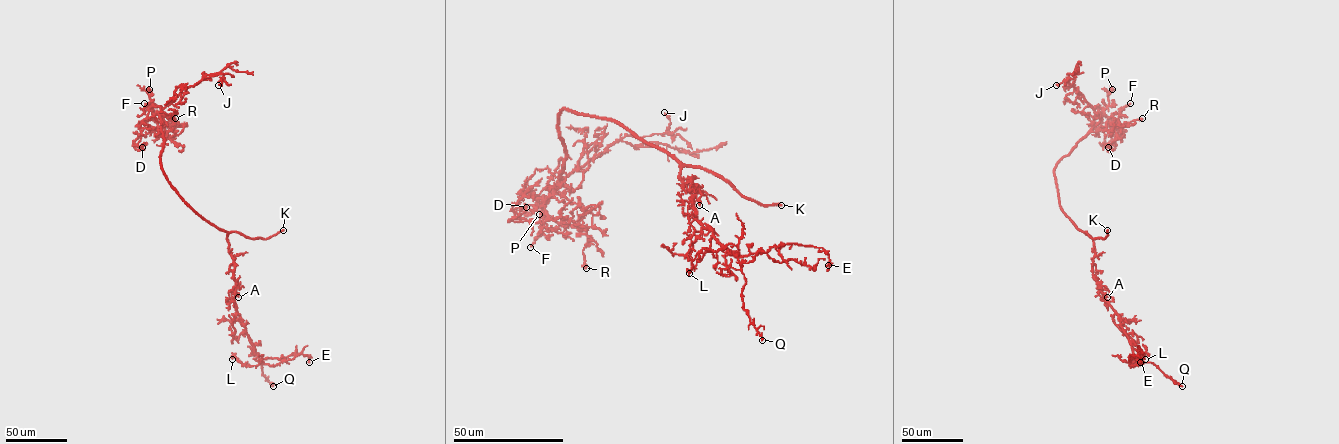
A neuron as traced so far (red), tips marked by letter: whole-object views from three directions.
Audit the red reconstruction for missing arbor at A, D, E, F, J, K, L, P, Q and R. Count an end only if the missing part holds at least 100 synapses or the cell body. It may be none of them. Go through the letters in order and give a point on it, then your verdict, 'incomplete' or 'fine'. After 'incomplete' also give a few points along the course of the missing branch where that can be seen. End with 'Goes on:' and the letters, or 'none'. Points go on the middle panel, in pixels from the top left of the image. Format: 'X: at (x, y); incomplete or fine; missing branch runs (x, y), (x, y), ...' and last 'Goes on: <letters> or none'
A: at (699, 205); fine
D: at (526, 207); fine
E: at (828, 265); fine
F: at (530, 247); fine
J: at (664, 112); fine
K: at (781, 205); incomplete
L: at (689, 273); fine
P: at (539, 214); fine
Q: at (762, 340); fine
R: at (586, 268); fine
Goes on: K

